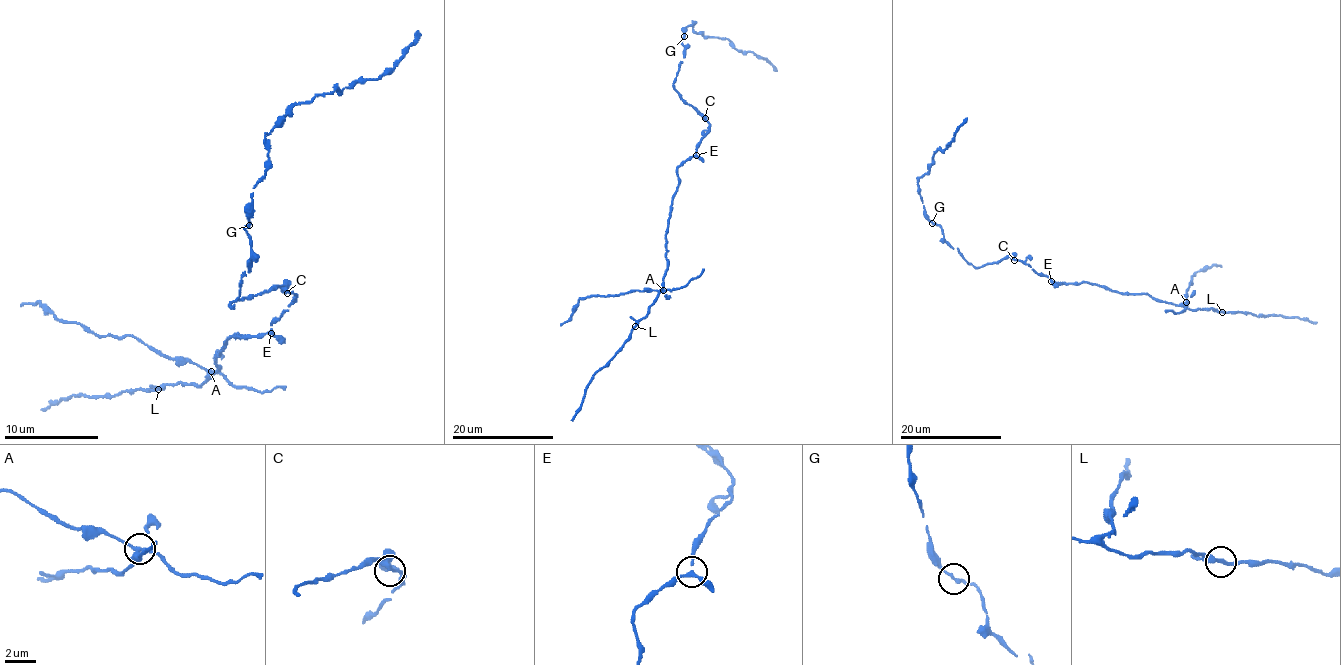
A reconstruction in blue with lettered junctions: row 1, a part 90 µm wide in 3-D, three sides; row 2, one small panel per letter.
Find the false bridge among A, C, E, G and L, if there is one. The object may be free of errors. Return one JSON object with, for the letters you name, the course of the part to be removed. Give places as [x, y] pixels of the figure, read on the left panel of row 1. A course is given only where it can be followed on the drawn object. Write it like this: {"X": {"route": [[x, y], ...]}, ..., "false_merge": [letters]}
{"A": {"route": [[210, 370], [194, 363], [175, 363], [130, 335], [95, 335], [79, 323], [60, 321], [39, 302], [20, 307]]}, "false_merge": ["A"]}

